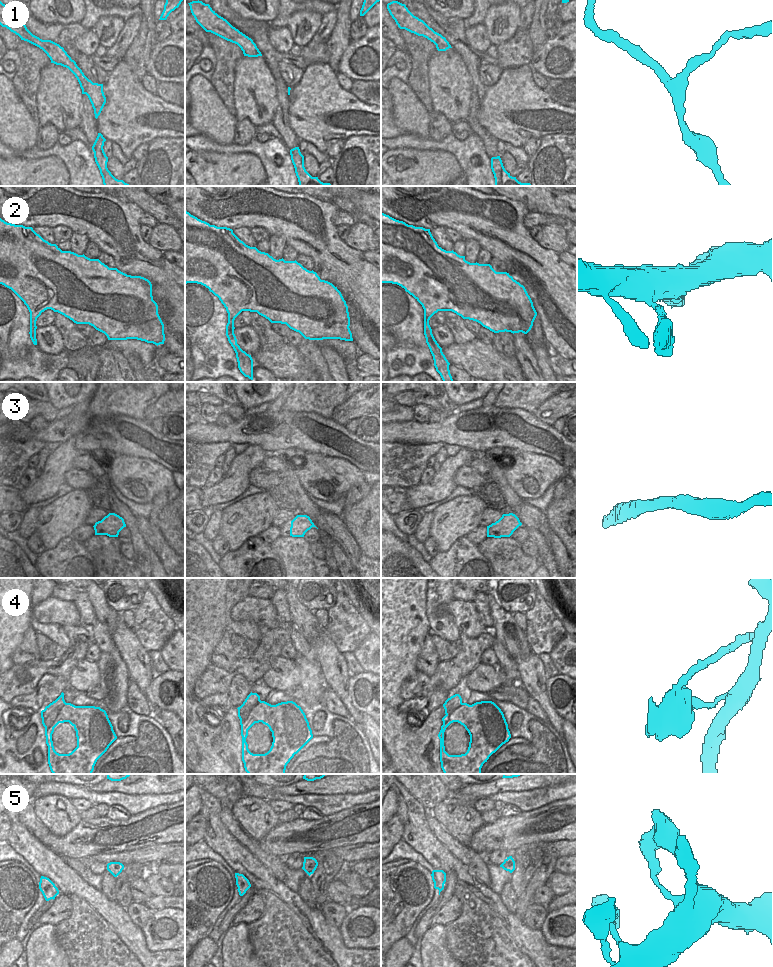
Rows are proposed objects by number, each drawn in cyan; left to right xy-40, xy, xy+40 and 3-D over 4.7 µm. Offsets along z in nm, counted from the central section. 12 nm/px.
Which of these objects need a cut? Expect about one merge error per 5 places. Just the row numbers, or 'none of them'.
4

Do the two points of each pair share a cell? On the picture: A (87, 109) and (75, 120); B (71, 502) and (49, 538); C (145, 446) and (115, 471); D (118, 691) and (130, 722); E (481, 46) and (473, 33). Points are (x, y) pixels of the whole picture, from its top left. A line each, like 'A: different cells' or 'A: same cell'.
A: different cells
B: same cell
C: different cells
D: different cells
E: same cell

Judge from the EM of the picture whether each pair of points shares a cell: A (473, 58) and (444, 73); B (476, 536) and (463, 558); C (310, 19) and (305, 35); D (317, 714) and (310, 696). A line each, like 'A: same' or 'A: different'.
A: different
B: different
C: same
D: different

